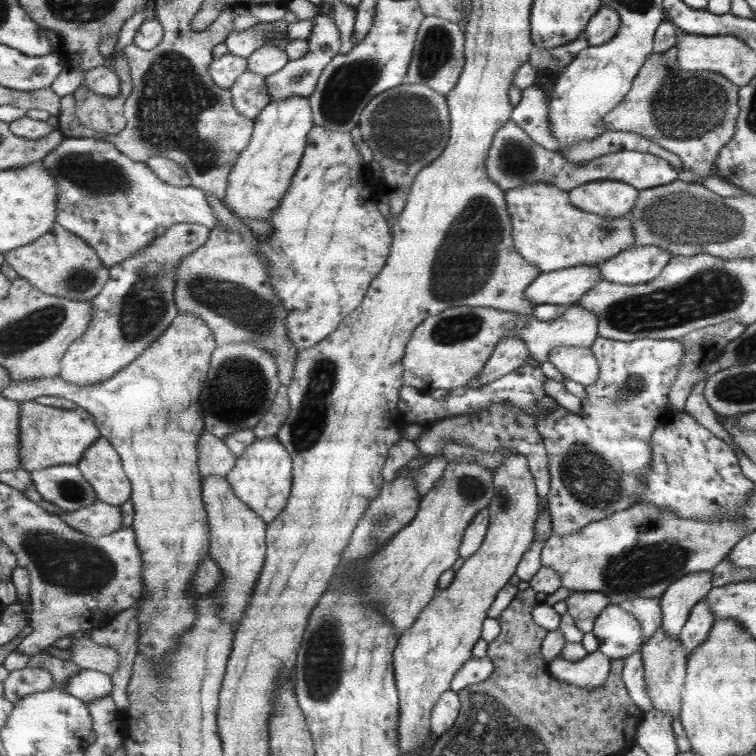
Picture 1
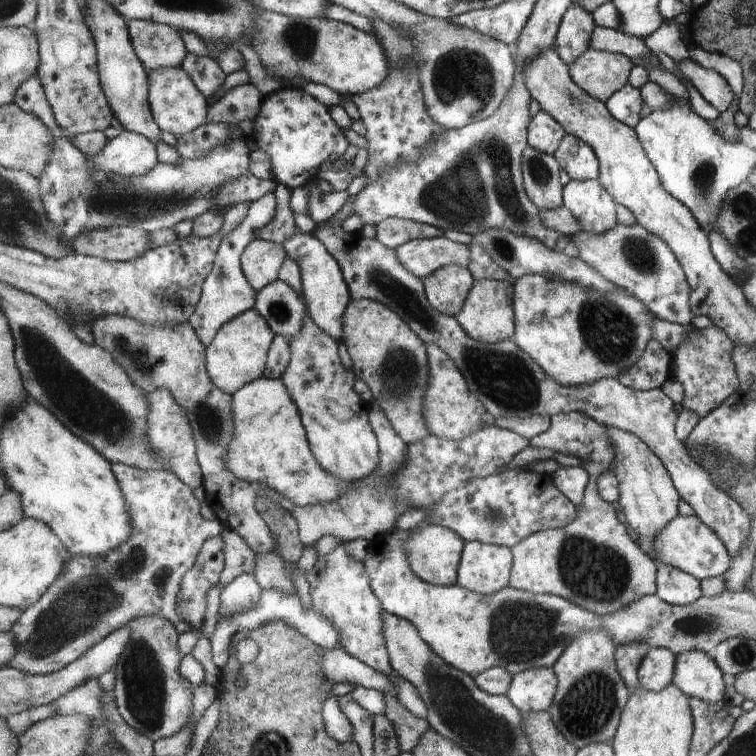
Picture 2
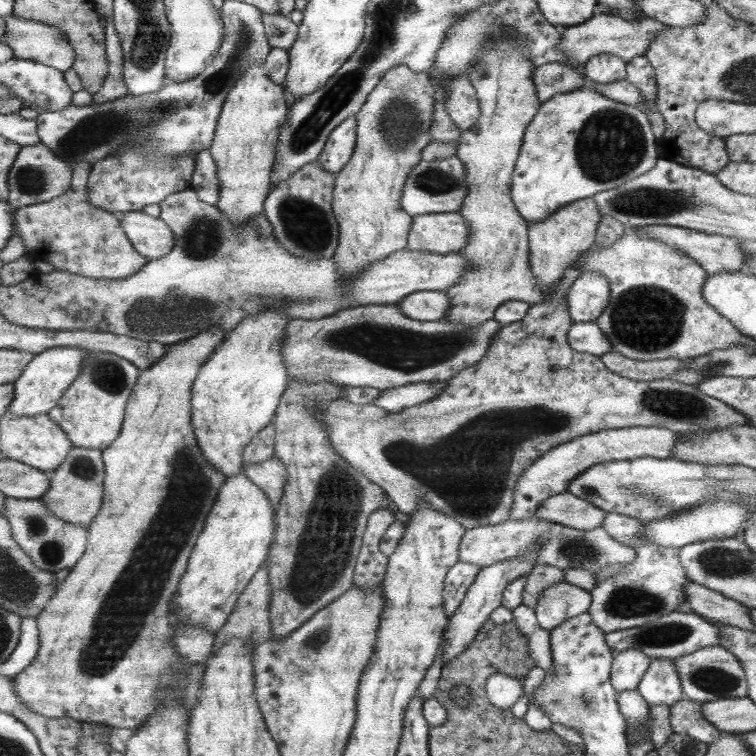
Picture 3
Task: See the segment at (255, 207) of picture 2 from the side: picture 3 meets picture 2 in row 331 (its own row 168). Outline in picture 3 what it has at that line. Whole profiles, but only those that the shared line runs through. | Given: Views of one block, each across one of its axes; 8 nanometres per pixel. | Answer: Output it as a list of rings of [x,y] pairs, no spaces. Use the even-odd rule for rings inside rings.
[[[209,149],[202,150],[197,155],[197,168],[193,173],[190,188],[196,189],[203,202],[217,205],[221,198],[221,181],[219,181],[219,166]]]

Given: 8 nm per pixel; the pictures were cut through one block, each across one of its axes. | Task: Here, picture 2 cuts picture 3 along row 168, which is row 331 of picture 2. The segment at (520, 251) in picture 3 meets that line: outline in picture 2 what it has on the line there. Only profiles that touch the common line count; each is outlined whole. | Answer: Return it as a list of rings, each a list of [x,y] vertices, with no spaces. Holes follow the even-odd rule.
[[[495,279],[478,280],[473,285],[472,292],[456,319],[478,341],[491,344],[513,339],[516,333],[516,314],[513,297],[514,285],[507,281]]]

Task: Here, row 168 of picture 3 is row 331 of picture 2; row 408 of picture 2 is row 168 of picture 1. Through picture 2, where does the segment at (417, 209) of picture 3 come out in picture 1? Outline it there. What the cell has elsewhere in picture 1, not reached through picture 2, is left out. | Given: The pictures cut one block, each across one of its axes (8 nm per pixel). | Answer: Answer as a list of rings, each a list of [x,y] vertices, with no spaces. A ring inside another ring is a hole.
[[[512,118],[495,135],[492,147],[487,157],[486,169],[489,178],[497,183],[505,192],[508,190],[525,187],[528,182],[553,183],[556,187],[567,192],[580,187],[585,183],[592,183],[596,180],[616,180],[624,181],[625,184],[632,185],[638,191],[645,188],[653,188],[661,184],[671,183],[677,179],[678,170],[660,157],[653,156],[648,152],[637,152],[635,150],[621,150],[595,157],[589,162],[571,162],[559,150],[549,150],[525,132]]]

